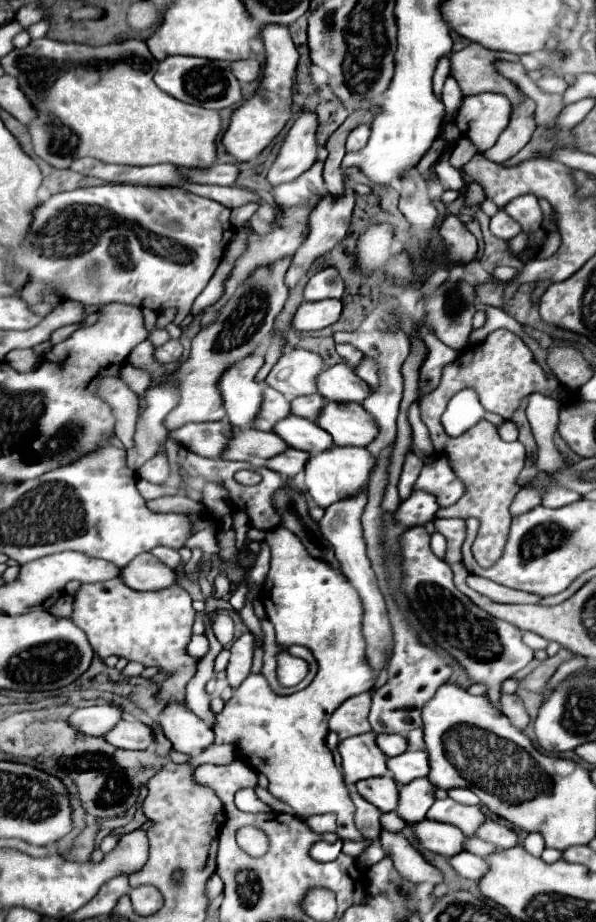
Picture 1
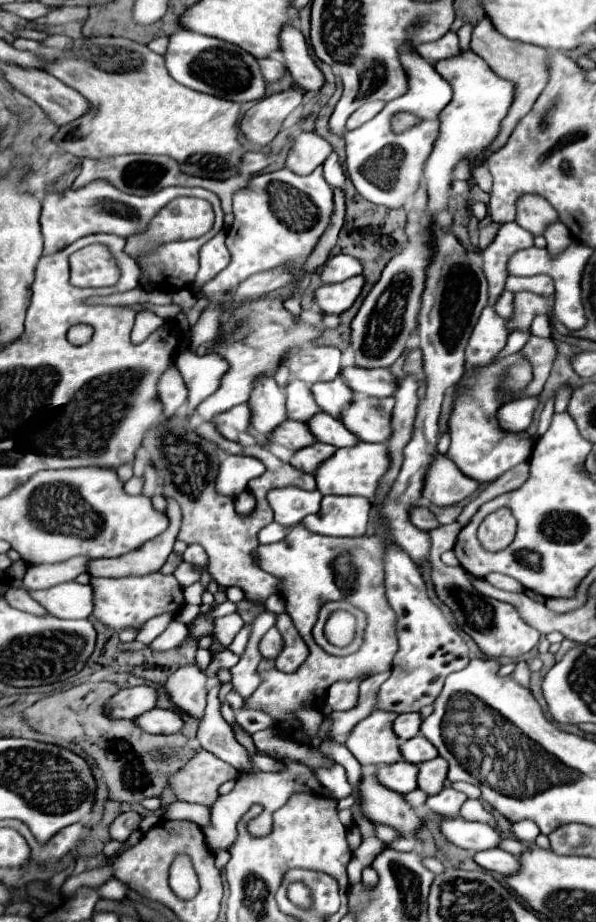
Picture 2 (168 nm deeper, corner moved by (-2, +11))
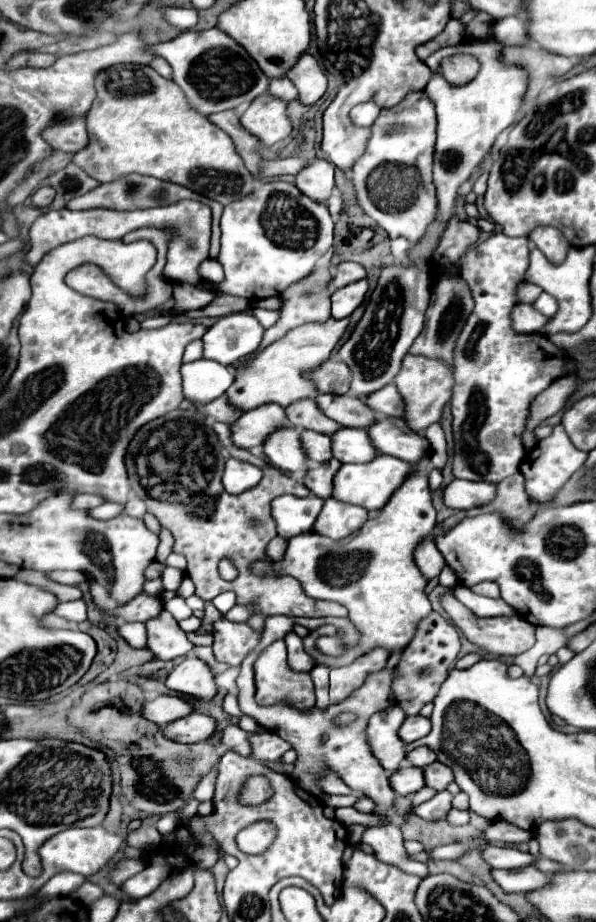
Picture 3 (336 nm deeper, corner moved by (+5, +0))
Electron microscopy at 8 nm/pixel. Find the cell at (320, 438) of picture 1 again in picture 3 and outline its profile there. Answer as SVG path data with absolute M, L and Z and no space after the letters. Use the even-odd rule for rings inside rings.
M340 428L330 438L332 438L332 456L340 462L368 462L378 454L370 444L366 430Z

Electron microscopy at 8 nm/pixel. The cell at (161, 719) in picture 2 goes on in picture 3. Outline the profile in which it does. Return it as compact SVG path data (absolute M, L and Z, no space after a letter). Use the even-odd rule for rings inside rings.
M188 714L178 718L166 726L162 726L162 734L174 742L202 742L214 734L214 720L204 714Z

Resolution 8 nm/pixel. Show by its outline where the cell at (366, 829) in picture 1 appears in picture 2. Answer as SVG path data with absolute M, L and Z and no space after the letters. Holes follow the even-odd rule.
M375 825L375 827L377 827L377 837L381 841L385 841L385 843L391 843L391 841L395 841L395 839L401 837L399 831L395 831L393 827L387 827L387 825Z

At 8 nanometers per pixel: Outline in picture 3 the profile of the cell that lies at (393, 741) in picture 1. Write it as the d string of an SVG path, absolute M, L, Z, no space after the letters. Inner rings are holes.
M410 716L404 720L404 724L398 730L398 736L402 738L402 742L410 744L422 736L426 736L430 732L430 720L422 718L422 716Z

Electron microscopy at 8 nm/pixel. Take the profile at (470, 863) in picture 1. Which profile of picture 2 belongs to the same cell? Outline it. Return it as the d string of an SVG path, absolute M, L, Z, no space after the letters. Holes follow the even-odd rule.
M489 849L489 851L479 851L473 855L473 859L487 871L493 871L493 873L499 873L503 877L507 877L509 873L517 871L519 869L519 861L517 857L513 857L511 853L503 851L503 849Z

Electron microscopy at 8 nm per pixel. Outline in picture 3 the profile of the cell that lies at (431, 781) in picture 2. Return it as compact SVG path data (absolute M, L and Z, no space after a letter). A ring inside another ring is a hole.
M434 762L434 764L428 764L424 768L424 782L428 788L434 788L436 792L442 792L446 790L446 786L452 782L452 772L450 768L446 768L444 764L440 762Z

